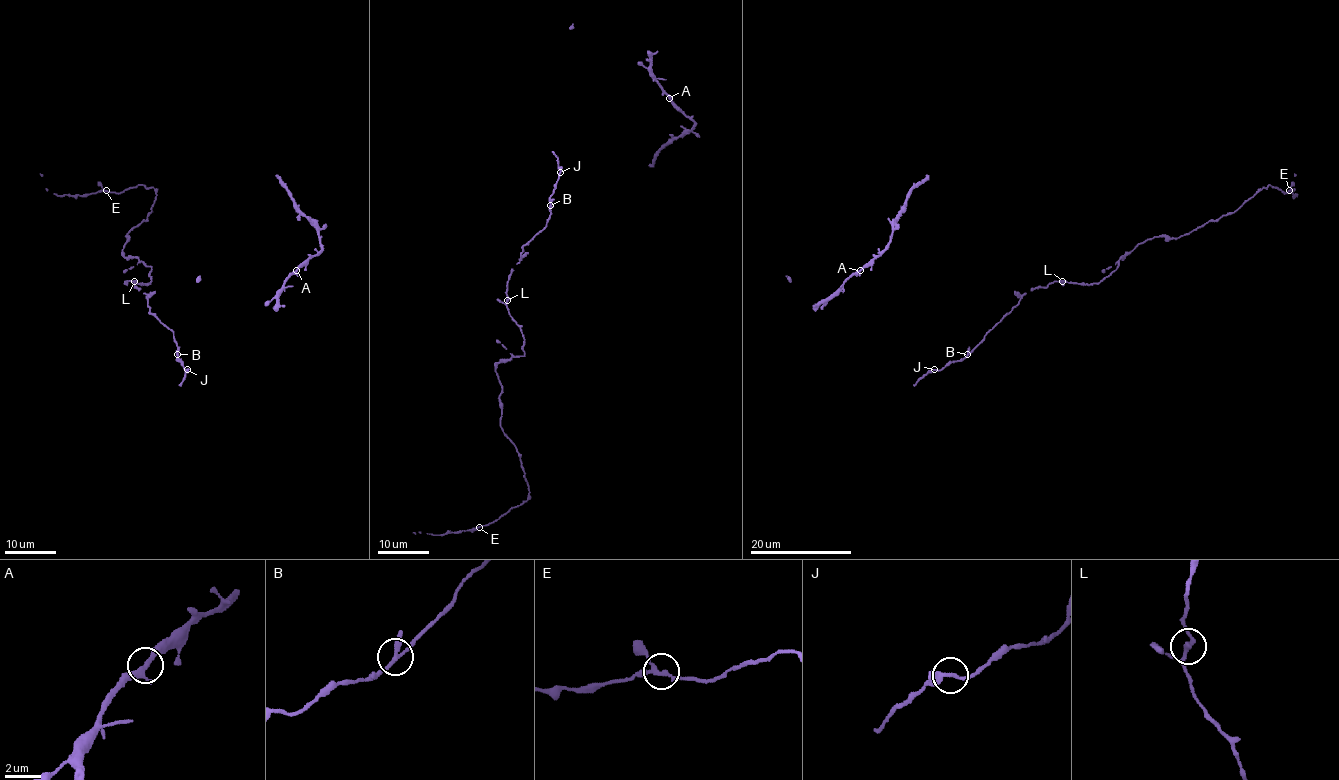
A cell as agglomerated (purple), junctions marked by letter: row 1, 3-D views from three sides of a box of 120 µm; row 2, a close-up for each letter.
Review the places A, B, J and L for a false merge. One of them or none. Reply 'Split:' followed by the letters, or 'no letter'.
Split: no letter

